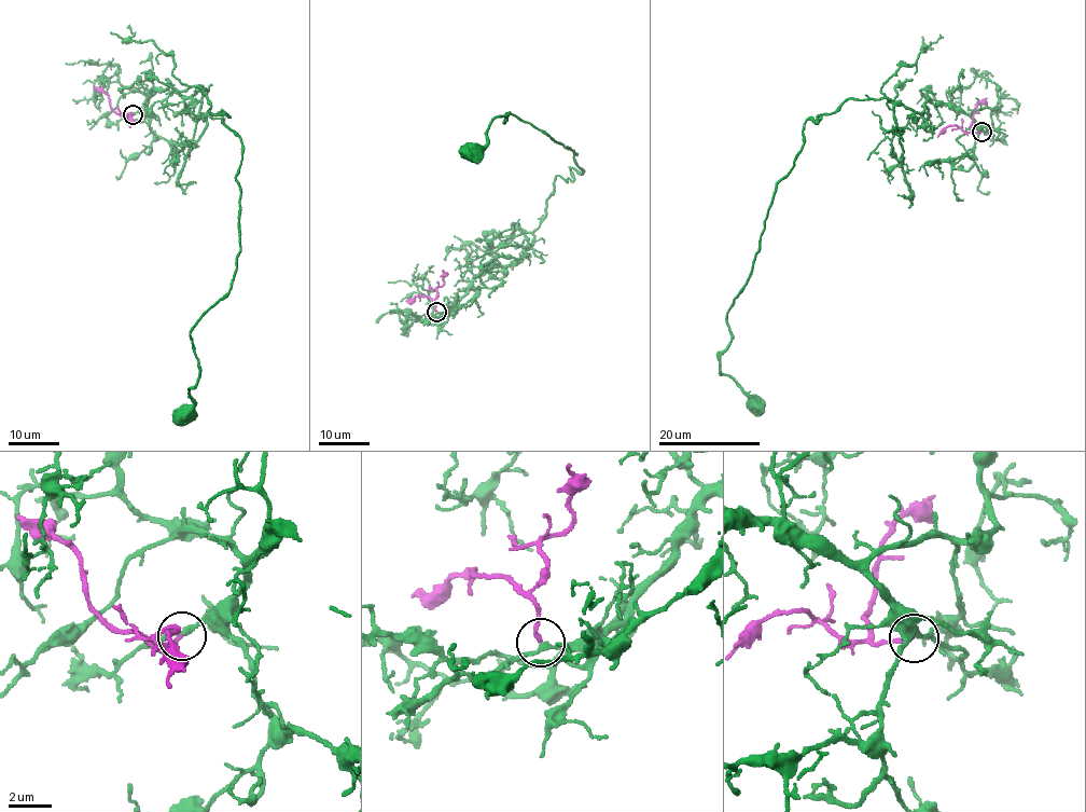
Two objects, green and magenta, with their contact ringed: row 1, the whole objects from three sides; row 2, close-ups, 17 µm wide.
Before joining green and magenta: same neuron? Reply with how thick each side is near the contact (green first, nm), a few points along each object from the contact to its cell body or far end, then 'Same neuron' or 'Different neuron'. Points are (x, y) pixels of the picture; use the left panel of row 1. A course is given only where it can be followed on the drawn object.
Thickness 200 nm (green) against 180 nm. Course of green: (133, 114), (156, 90), (191, 98), (199, 86), (241, 145), (237, 270), (191, 331), (199, 380), (182, 414). Course of magenta: (133, 114), (128, 119), (117, 113), (108, 97), (94, 86). Same neuron

